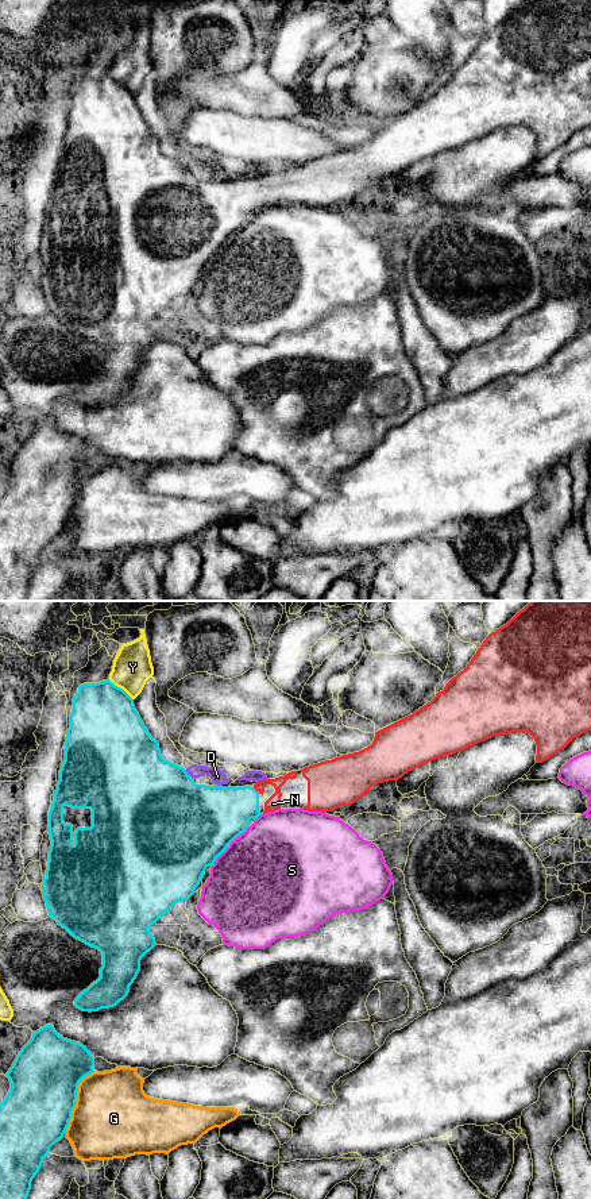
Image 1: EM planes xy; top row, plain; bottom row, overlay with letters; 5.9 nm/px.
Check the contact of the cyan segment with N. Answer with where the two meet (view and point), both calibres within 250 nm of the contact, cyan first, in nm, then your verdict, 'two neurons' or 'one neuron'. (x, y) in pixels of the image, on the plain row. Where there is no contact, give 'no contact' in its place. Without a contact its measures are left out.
meets cyan in xy at (255, 185); 320 nm thick on the cyan side, 80 nm on the other; one neuron

